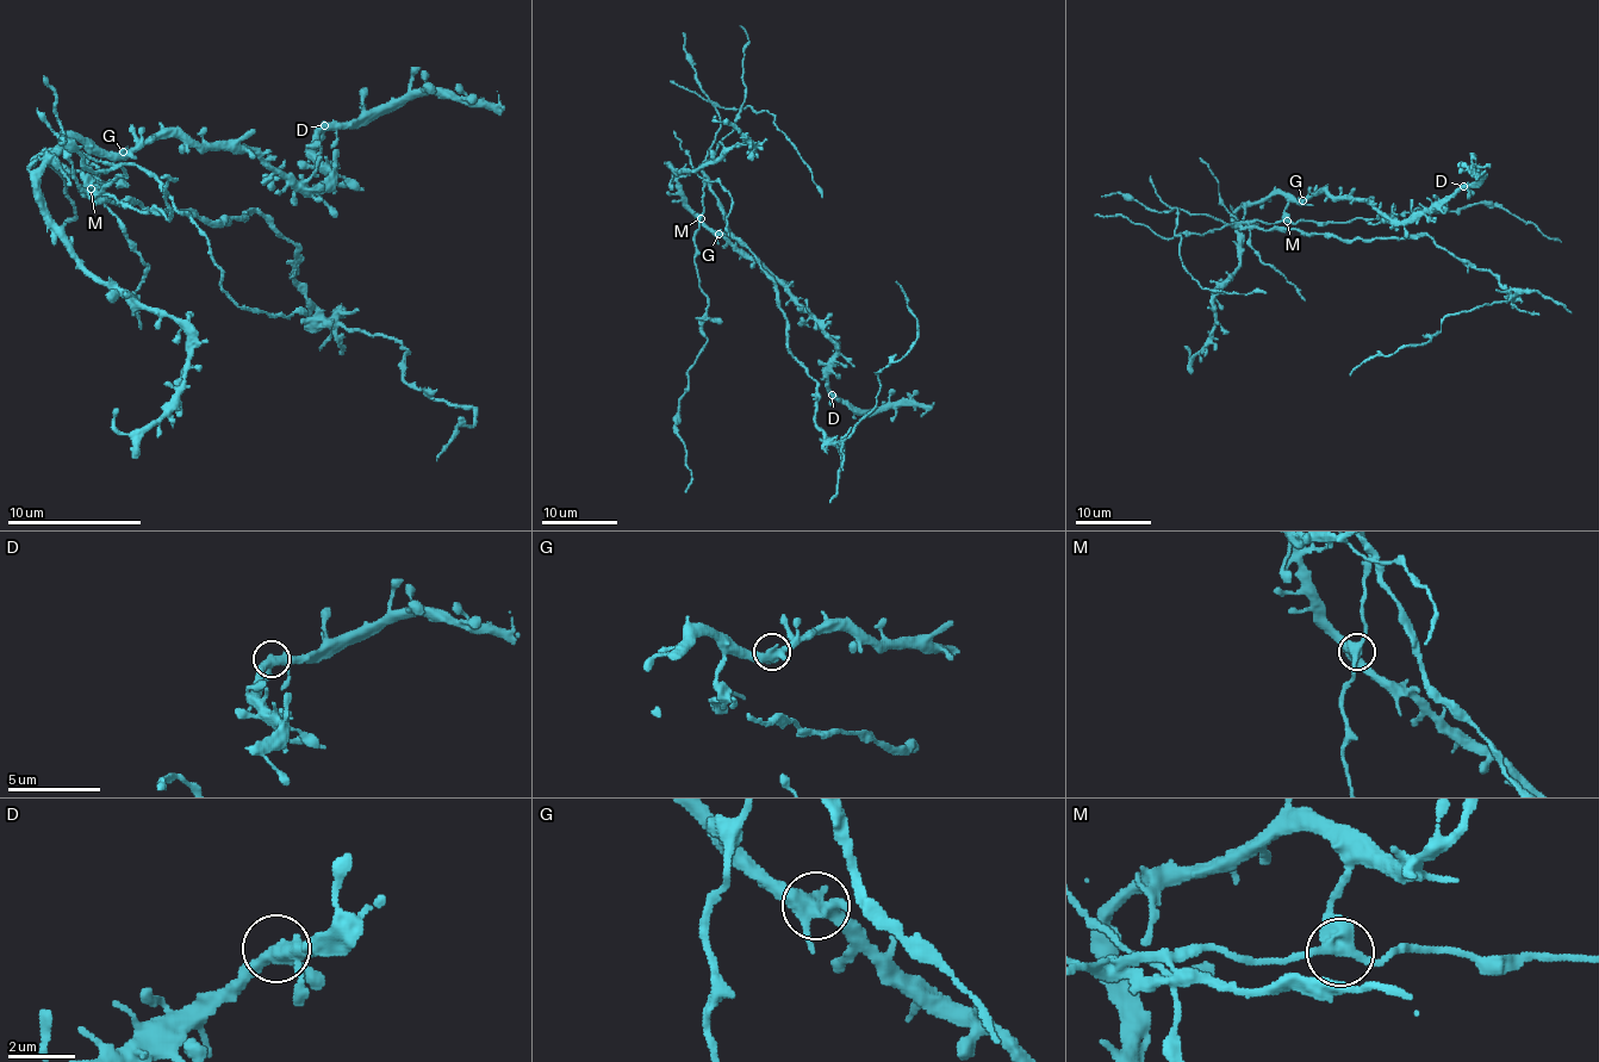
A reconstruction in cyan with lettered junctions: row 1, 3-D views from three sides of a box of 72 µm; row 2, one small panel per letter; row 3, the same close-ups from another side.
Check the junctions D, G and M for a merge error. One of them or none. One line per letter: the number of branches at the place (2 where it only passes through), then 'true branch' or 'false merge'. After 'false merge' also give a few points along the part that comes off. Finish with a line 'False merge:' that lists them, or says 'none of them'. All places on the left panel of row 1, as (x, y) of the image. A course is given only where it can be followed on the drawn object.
D: 3 | true branch
G: 3 | true branch
M: 3 | false merge | (89, 188), (256, 212), (327, 320), (397, 340), (404, 379), (474, 410), (437, 460)
False merge: M

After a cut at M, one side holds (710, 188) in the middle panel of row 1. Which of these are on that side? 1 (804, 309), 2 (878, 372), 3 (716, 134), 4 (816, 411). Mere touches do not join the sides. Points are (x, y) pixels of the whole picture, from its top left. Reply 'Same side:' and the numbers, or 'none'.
Same side: 2, 3, 4

